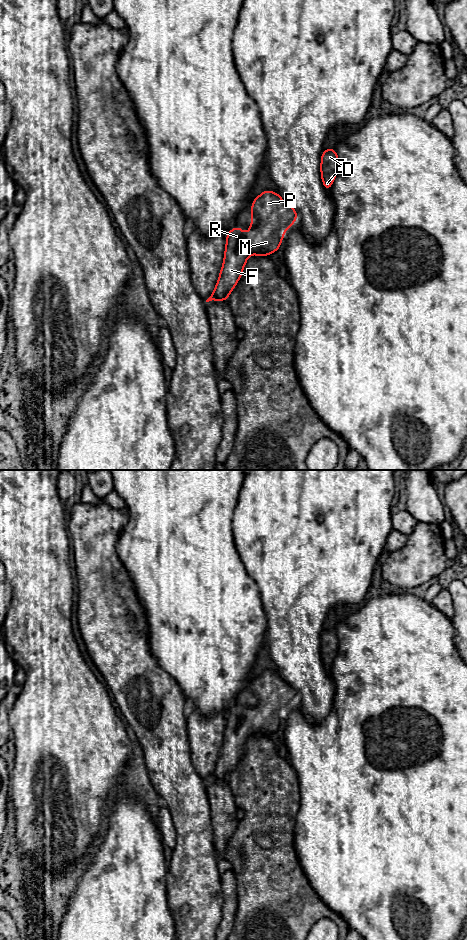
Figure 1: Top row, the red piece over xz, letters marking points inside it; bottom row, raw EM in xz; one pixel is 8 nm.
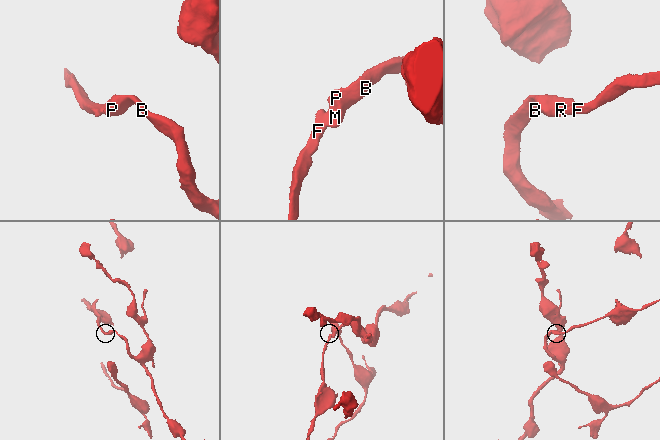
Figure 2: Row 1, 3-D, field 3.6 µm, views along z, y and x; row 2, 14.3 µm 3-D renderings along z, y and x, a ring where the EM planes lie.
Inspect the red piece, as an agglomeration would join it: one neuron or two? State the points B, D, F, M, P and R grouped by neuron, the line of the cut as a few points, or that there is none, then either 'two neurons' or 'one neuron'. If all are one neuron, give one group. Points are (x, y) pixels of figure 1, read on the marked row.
B D F M P R | no cut | one neuron

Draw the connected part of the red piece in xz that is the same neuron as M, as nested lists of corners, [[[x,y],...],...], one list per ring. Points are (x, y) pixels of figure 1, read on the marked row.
[[[269,190],[263,191],[252,201],[251,213],[252,221],[247,234],[241,227],[235,227],[228,232],[220,275],[212,295],[206,302],[228,300],[229,294],[242,276],[248,257],[252,253],[256,256],[268,256],[276,252],[281,246],[285,231],[297,220],[297,211],[288,205],[277,192]]]

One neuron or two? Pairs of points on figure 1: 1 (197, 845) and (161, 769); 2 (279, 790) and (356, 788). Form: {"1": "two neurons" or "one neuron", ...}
{"1": "one neuron", "2": "two neurons"}

